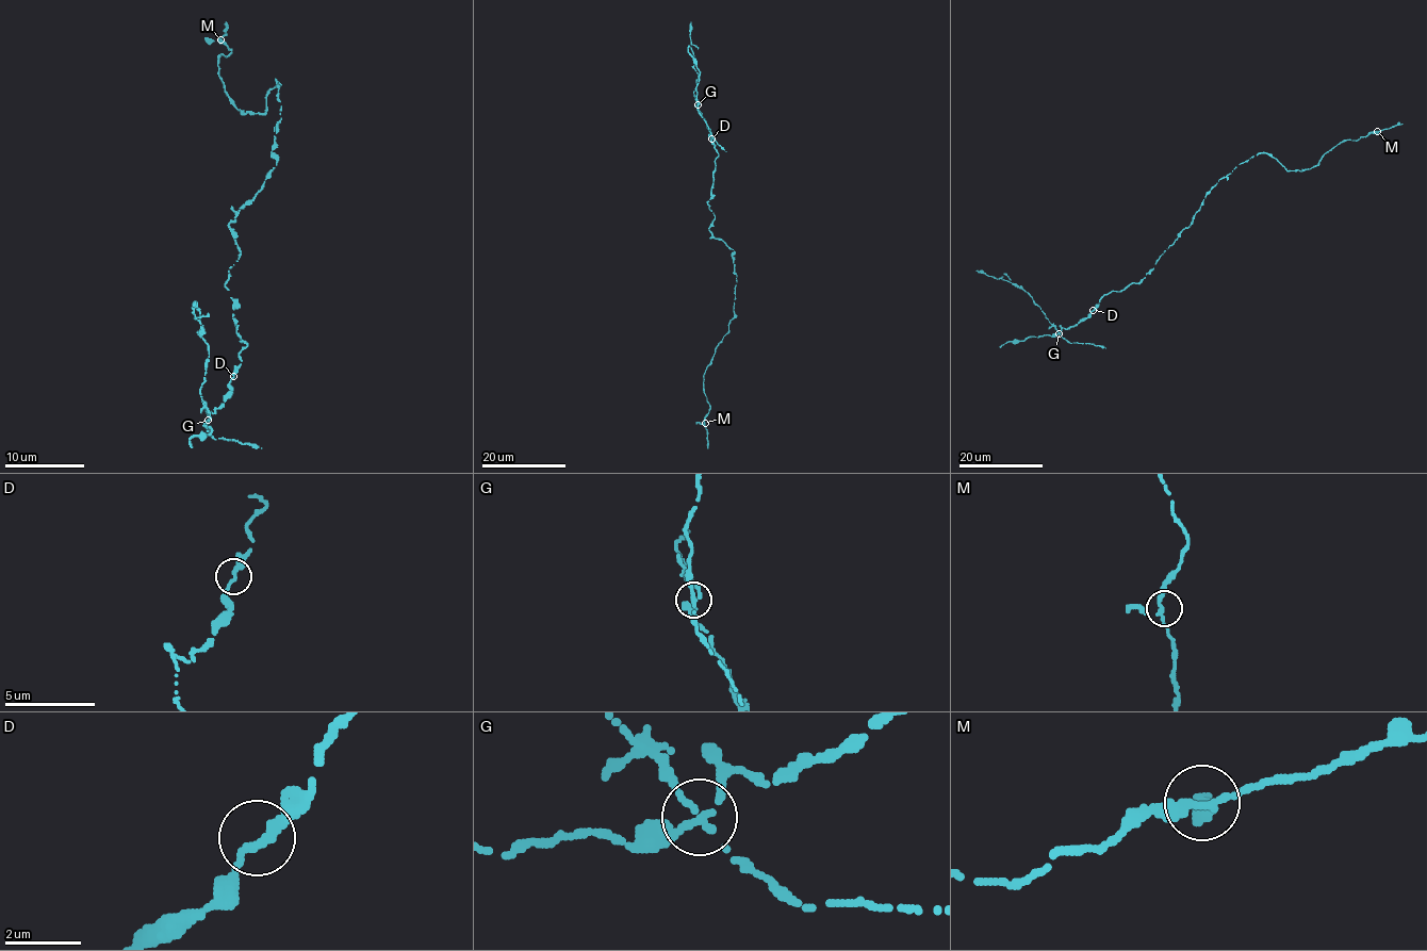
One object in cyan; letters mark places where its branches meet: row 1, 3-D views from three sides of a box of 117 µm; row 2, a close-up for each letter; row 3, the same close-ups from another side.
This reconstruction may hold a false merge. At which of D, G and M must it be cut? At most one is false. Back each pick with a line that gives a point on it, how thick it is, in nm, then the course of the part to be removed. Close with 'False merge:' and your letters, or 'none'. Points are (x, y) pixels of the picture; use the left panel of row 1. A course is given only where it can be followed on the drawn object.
G: place (208, 420); calibre 190 nm; course (207, 420), (209, 412), (199, 390), (206, 378), (209, 346), (199, 334), (201, 325), (193, 313), (195, 302)
False merge: G

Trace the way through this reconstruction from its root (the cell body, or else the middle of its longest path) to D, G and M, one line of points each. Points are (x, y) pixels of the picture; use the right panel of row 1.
D: (1186, 228), (1145, 277), (1119, 292), (1104, 295), (1093, 310)
G: (1186, 228), (1138, 282), (1104, 295), (1086, 317), (1059, 332)
M: (1186, 228), (1216, 183), (1251, 157), (1266, 152), (1286, 170), (1302, 171), (1316, 166), (1341, 142), (1377, 131)

